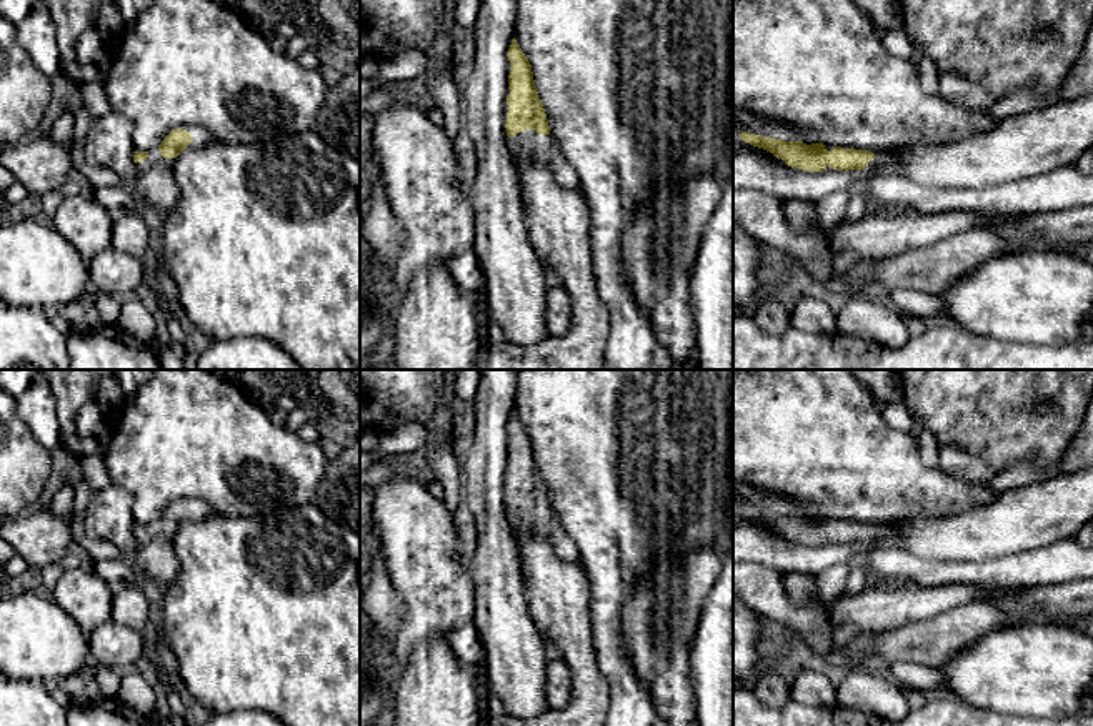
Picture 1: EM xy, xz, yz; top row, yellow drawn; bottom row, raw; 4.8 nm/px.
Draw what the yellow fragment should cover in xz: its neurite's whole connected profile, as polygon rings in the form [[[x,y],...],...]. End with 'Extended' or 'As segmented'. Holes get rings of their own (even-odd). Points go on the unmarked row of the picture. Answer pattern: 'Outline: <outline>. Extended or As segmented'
Outline: [[[513,411],[507,426],[512,441],[507,470],[507,508],[517,535],[535,533],[548,541],[553,551],[568,563],[580,561],[580,549],[563,531],[555,511],[550,508],[545,481],[538,470],[528,431]]]. Extended

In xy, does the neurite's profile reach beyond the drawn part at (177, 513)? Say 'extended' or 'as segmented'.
extended

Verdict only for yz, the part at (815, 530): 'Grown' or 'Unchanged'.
Grown

